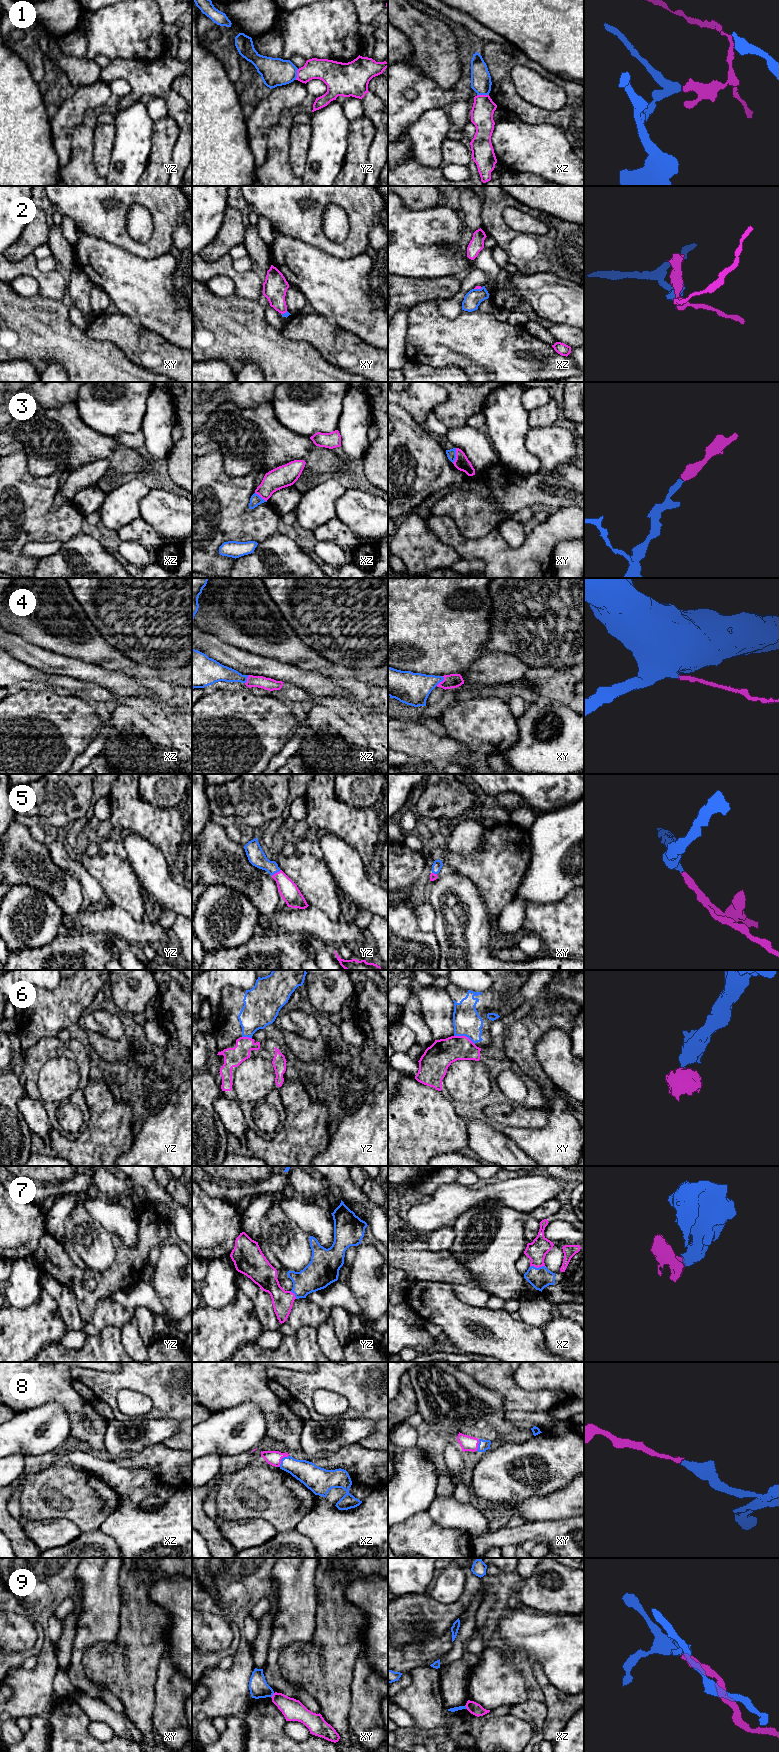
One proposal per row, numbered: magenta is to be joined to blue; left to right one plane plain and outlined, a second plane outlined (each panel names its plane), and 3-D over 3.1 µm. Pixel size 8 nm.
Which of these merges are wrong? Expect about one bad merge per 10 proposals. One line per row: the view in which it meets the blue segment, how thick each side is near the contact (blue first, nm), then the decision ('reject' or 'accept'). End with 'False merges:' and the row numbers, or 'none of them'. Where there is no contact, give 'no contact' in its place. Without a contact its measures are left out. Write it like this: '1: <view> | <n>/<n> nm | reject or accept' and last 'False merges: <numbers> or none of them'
1: xz | 160/180 nm | reject
2: xz | 140/30 nm | accept
3: xy | 80/120 nm | accept
4: xy | 260/110 nm | accept
5: yz | 140/150 nm | accept
6: xy | 220/220 nm | reject
7: xz | 170/160 nm | accept
8: xz | 180/120 nm | accept
9: xy | 150/180 nm | reject
False merges: 1, 6, 9

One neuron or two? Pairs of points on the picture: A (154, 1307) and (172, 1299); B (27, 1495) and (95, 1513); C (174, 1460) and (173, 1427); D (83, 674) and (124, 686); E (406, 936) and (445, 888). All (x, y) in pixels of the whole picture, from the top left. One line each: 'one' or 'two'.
A: two
B: one
C: two
D: one
E: two

